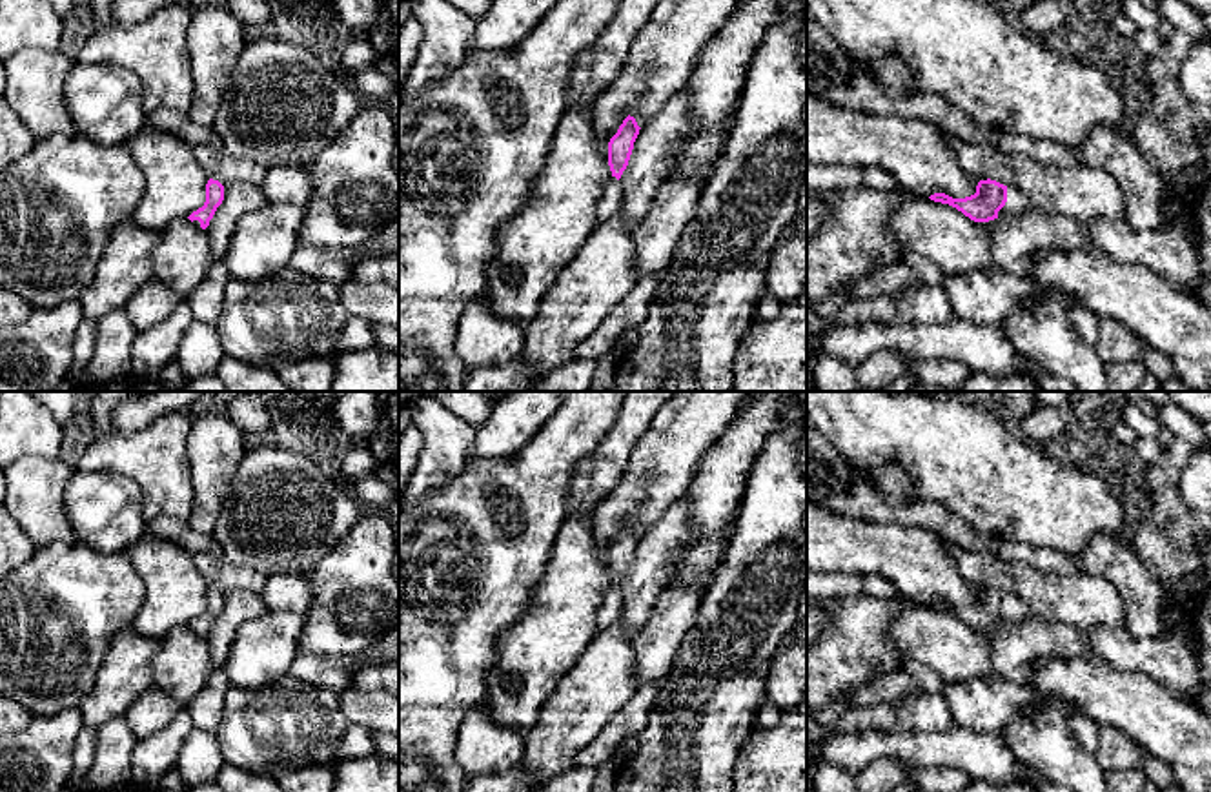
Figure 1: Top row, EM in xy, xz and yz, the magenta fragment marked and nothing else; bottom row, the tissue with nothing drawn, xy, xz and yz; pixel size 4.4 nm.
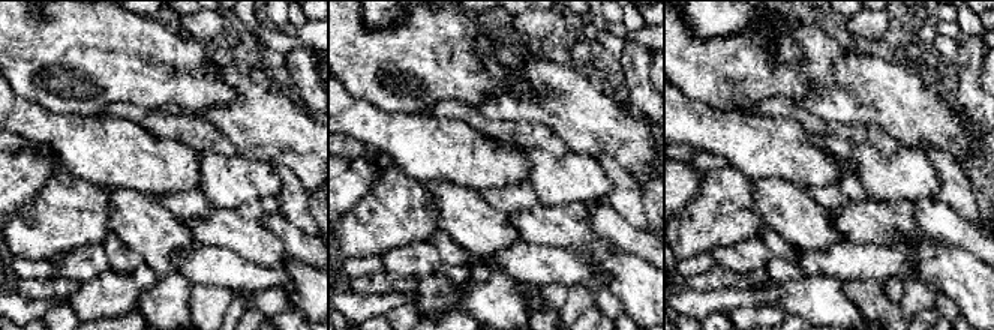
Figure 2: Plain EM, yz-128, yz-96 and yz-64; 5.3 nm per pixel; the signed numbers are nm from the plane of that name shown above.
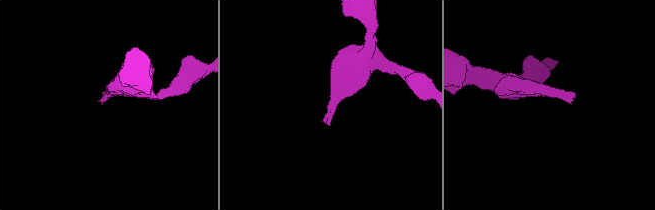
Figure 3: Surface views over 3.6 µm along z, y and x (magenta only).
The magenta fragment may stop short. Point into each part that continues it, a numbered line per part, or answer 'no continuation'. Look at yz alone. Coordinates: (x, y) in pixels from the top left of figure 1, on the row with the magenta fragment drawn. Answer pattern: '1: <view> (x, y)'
1: yz (1017, 203)

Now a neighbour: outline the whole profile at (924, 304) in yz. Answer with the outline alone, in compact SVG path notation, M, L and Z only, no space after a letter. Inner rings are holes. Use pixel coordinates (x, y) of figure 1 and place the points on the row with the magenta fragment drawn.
M920 282L912 289L896 295L880 295L850 300L834 319L832 326L854 326L861 322L881 324L947 324L958 319L941 286Z

